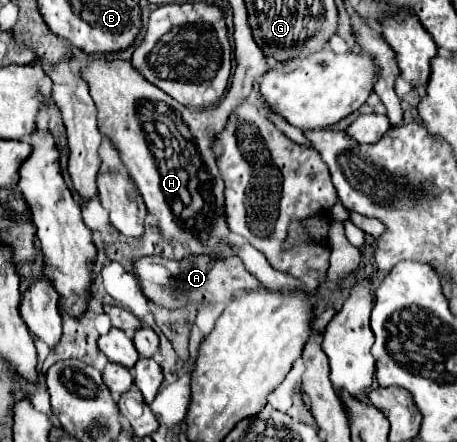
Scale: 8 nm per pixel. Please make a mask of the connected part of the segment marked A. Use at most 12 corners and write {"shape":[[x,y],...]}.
{"shape":[[142,256],[134,276],[164,308],[228,302],[260,284],[238,256]]}

